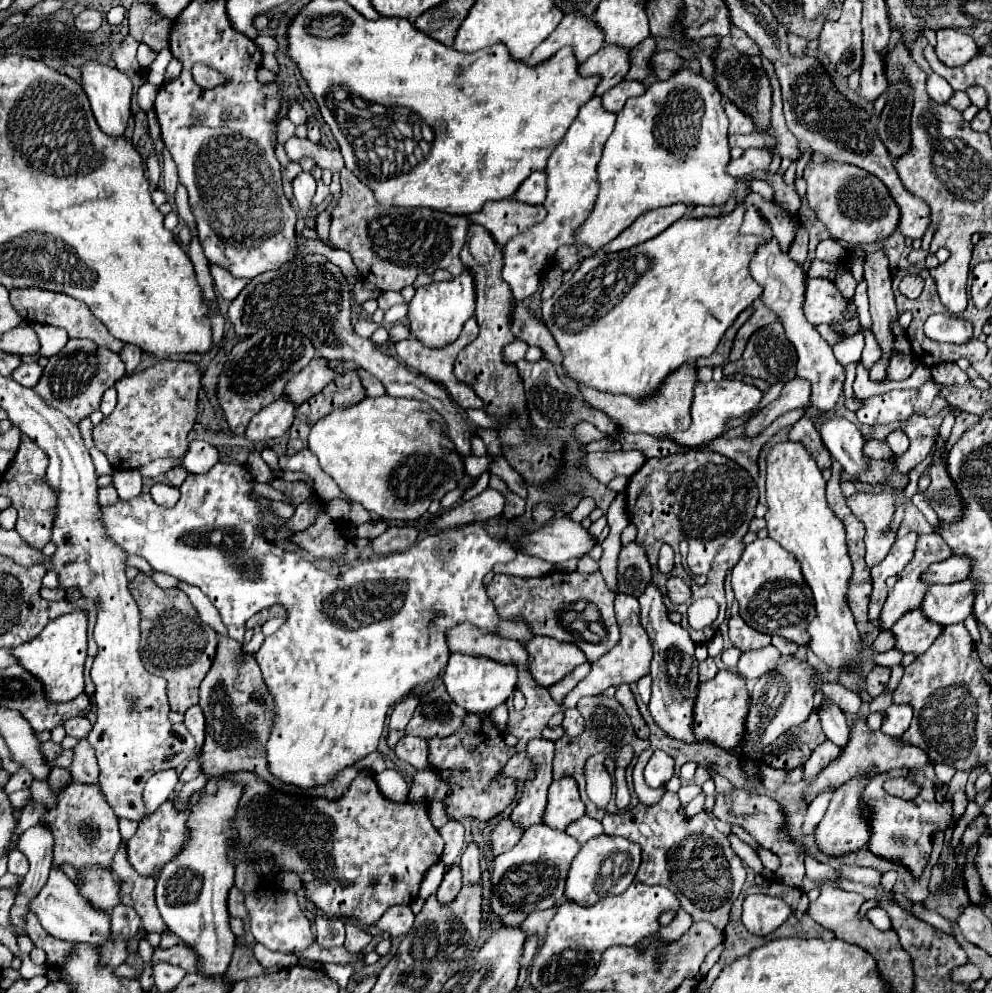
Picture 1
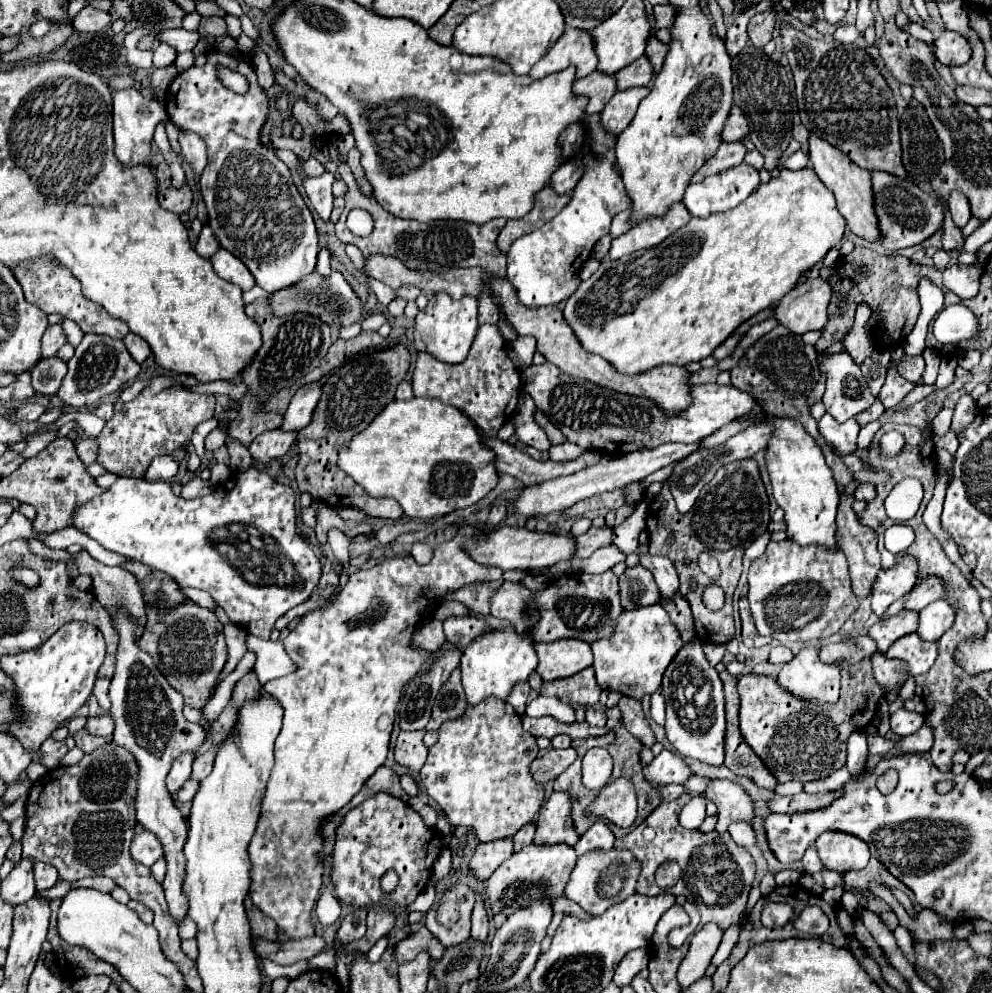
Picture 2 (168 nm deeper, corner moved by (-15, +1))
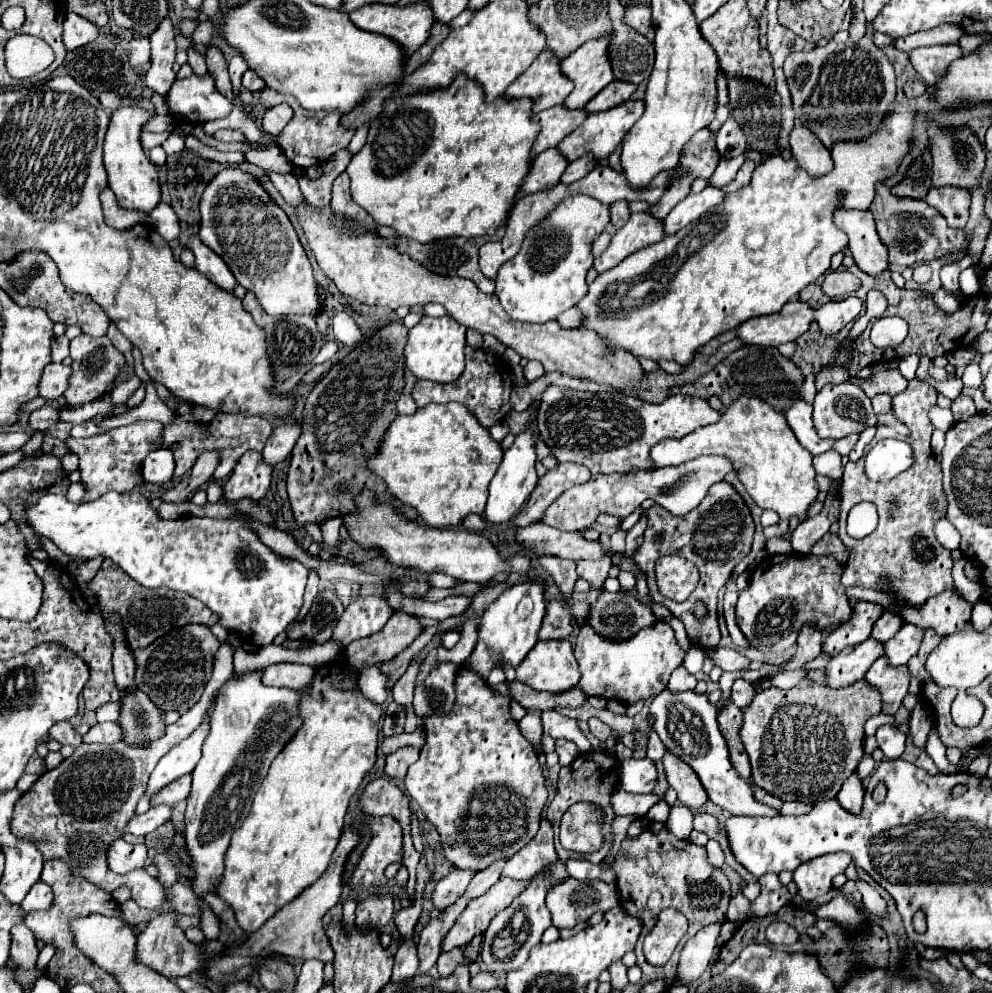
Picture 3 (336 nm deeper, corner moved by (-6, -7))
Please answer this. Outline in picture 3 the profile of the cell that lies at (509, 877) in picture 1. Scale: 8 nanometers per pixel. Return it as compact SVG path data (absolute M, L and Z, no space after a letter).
M499 879L485 895L467 905L467 909L455 921L453 929L443 937L441 951L465 947L475 935L485 933L491 919L499 911L509 907L523 887L527 887L527 883L515 883L513 879Z

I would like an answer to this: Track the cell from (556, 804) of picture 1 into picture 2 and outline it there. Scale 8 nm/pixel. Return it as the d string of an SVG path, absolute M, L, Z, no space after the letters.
M554 791L542 805L534 843L568 843L576 845L580 835L572 823L572 797L568 791Z

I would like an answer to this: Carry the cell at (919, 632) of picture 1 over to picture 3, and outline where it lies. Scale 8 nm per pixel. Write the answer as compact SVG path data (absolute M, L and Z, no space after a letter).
M879 657L867 671L865 681L881 693L883 713L897 713L903 697L909 689L909 669L903 667L887 667L883 657Z

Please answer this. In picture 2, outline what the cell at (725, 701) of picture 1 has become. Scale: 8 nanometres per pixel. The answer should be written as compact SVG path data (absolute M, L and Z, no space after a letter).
M870 659L860 661L858 665L848 665L848 663L842 663L842 661L836 661L836 663L840 663L840 667L844 667L844 693L840 695L838 703L824 703L824 705L818 705L818 703L800 703L800 699L792 699L792 697L788 695L788 691L784 691L774 679L764 677L764 675L748 673L748 675L742 675L742 677L738 679L738 695L740 695L740 731L742 731L742 737L744 737L744 741L754 749L754 753L768 765L768 769L776 775L776 779L778 779L780 783L786 783L786 781L792 781L792 779L802 781L802 783L812 781L812 779L824 779L824 777L828 777L834 769L842 767L842 765L846 763L846 739L848 739L848 731L864 729L864 727L872 721L872 717L878 713L878 703L880 703L880 699L884 697L884 689L876 683L876 679L874 679L874 675L872 675L872 663L870 663Z

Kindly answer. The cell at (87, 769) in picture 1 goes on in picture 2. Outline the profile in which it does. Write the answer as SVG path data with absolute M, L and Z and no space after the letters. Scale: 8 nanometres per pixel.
M84 729L78 731L78 733L74 735L74 739L76 739L76 745L78 745L84 753L92 753L92 751L96 751L98 747L102 747L102 745L108 743L106 737L94 737L94 735L88 735Z

